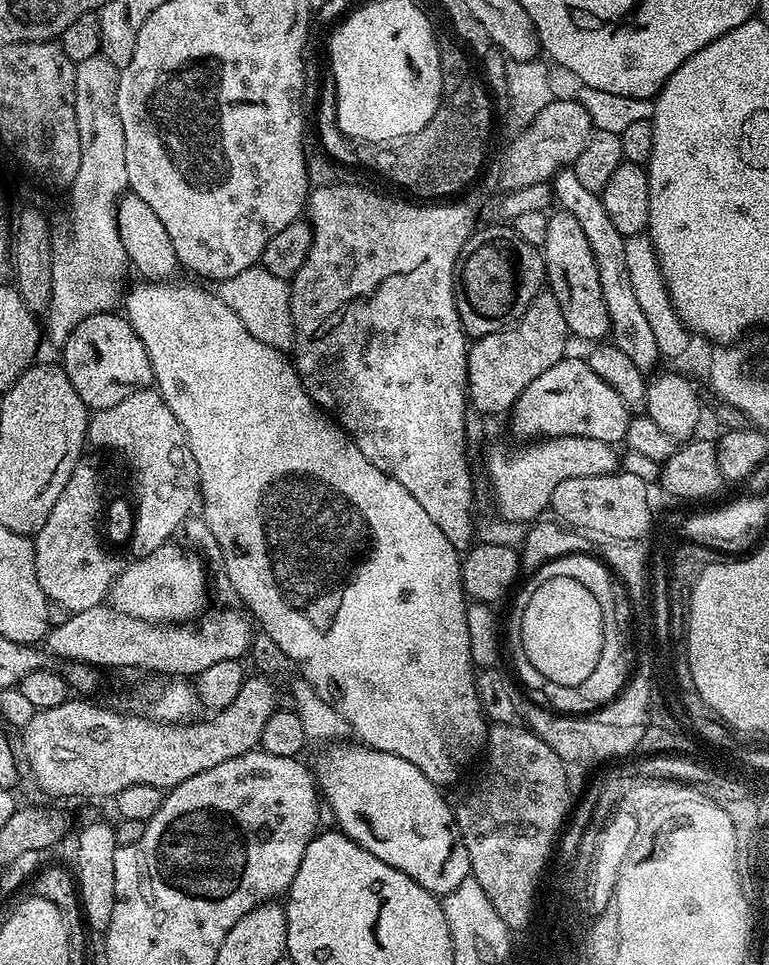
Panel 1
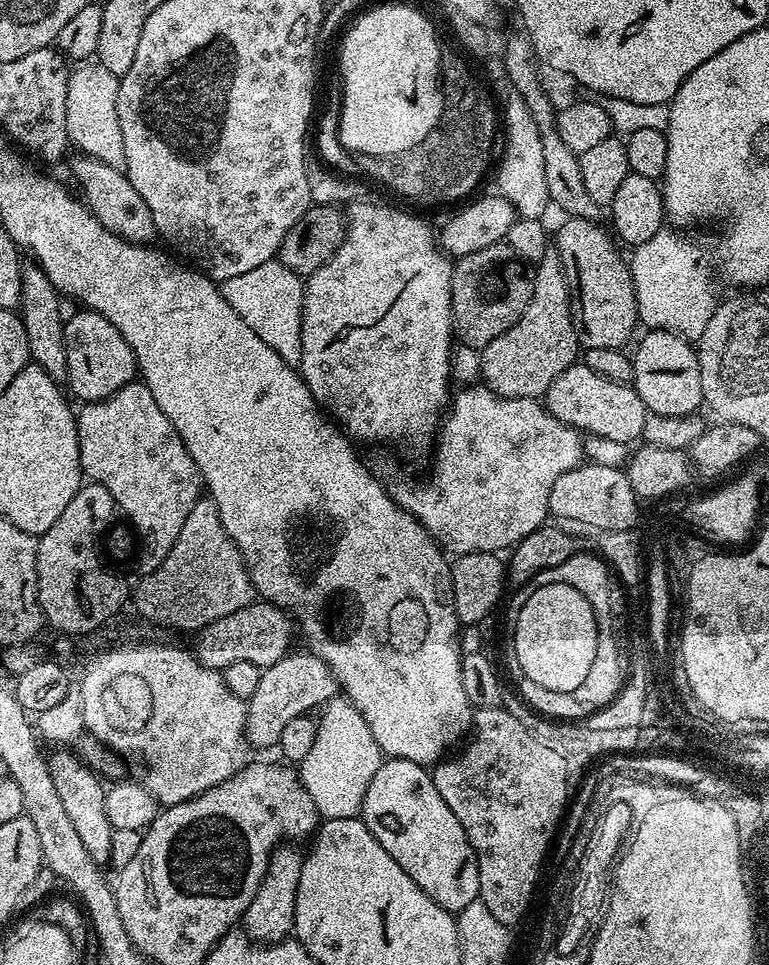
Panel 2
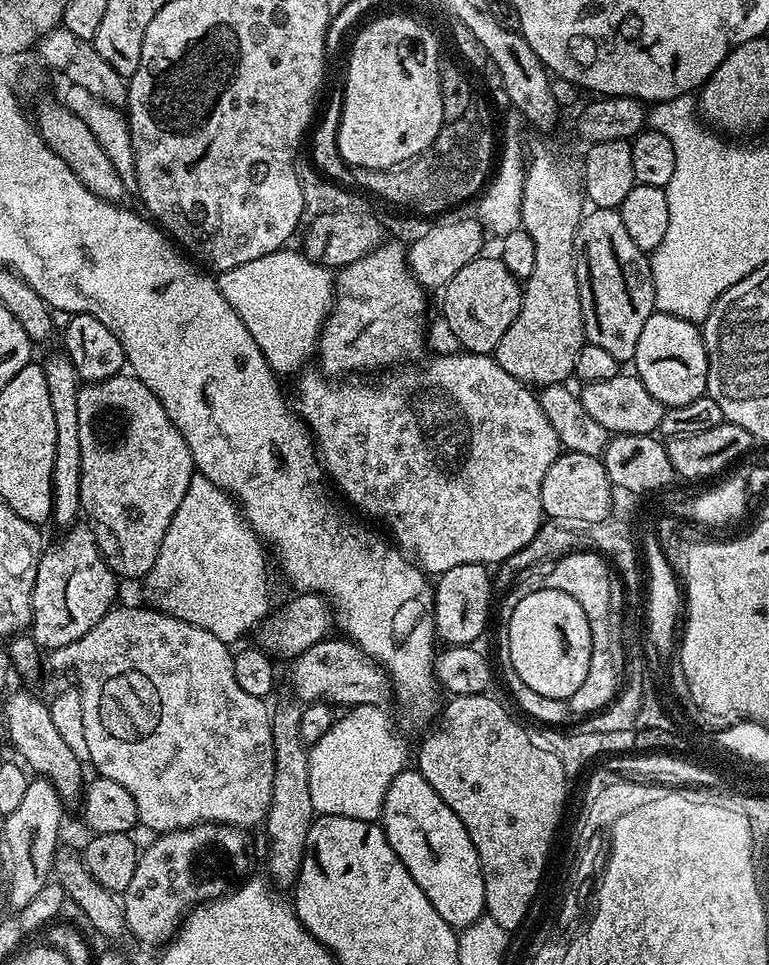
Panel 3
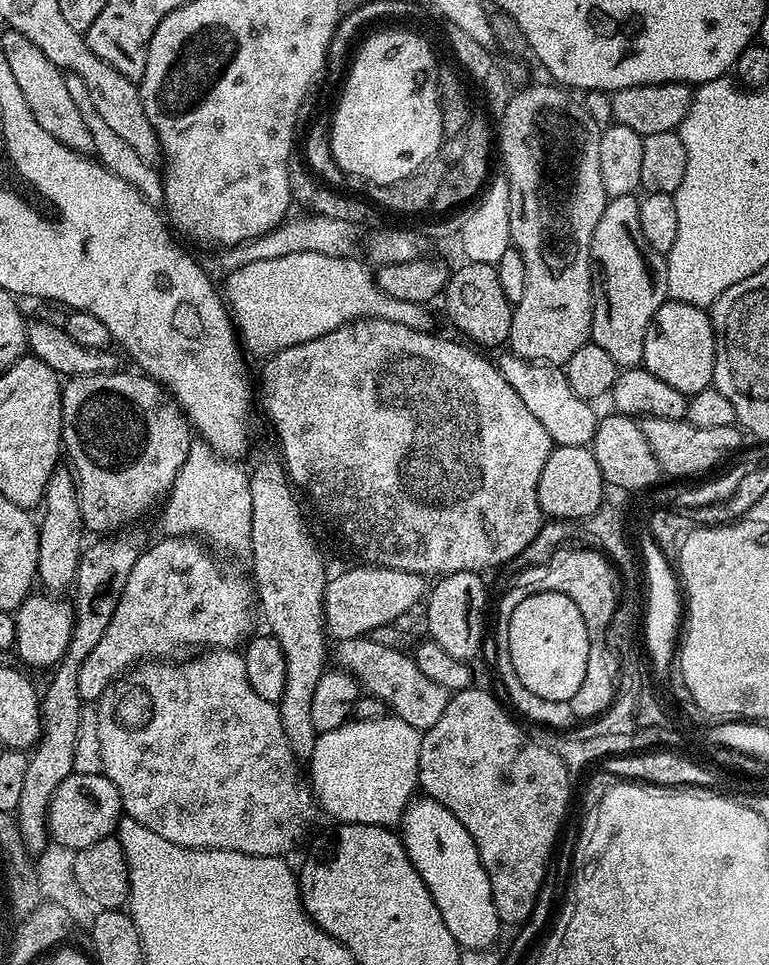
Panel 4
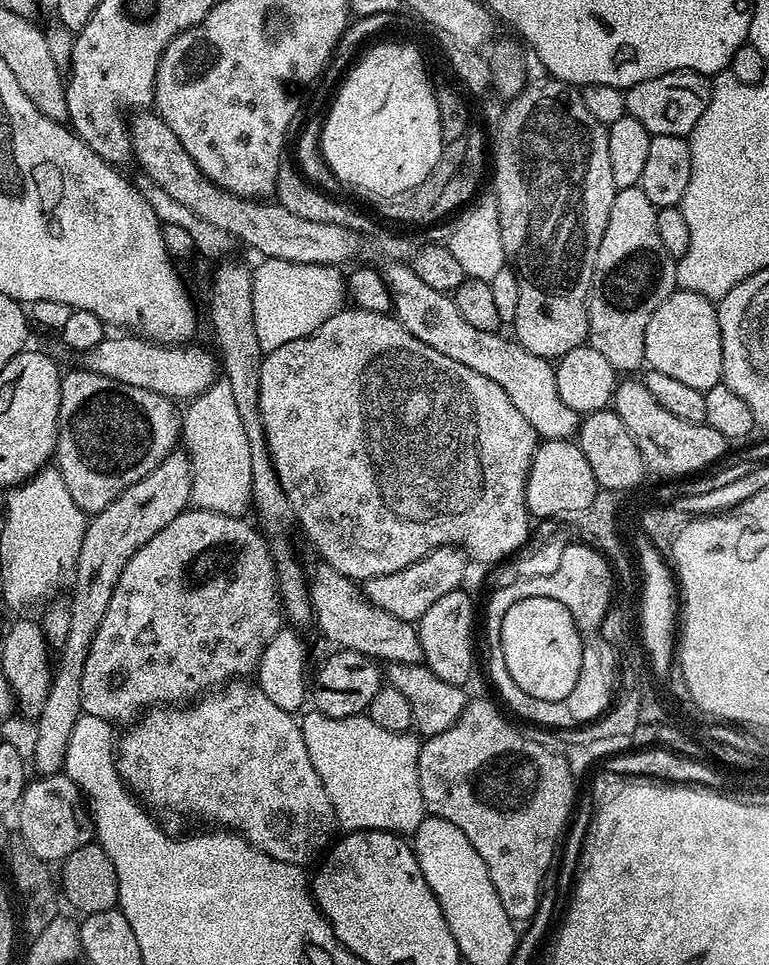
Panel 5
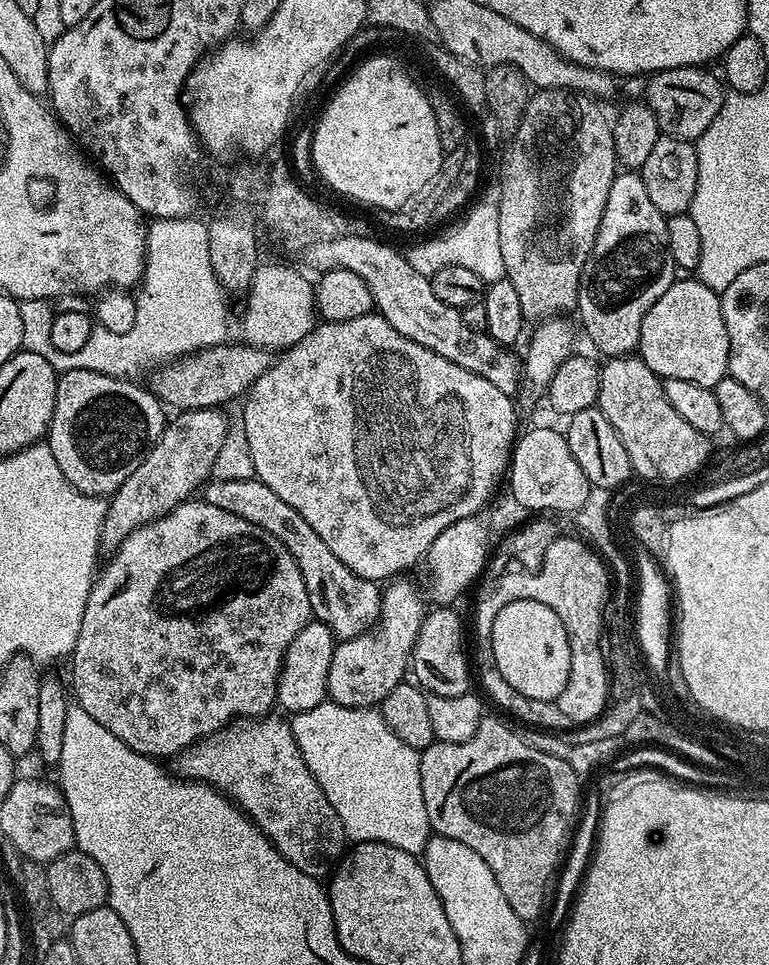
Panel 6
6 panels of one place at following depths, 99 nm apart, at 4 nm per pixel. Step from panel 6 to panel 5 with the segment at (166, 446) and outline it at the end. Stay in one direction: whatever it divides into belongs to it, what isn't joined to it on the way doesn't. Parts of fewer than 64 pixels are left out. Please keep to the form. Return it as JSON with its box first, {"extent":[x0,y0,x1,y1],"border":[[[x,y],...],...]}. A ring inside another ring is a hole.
{"extent":[30,450,191,776],"border":[[[173,450],[157,468],[146,474],[146,478],[138,478],[138,482],[122,490],[122,494],[118,494],[118,498],[114,498],[106,510],[95,513],[89,519],[71,577],[72,600],[69,599],[66,604],[70,614],[70,630],[67,631],[66,644],[58,652],[60,661],[57,664],[55,661],[46,702],[42,702],[42,710],[34,720],[36,741],[32,744],[30,764],[33,769],[37,768],[40,776],[55,776],[64,767],[70,734],[74,734],[74,726],[82,714],[82,666],[86,662],[86,654],[90,652],[90,642],[94,640],[98,626],[102,626],[106,606],[110,606],[110,594],[114,594],[114,586],[118,586],[122,570],[126,570],[126,562],[130,562],[130,558],[134,558],[137,550],[146,546],[146,542],[150,542],[158,530],[174,522],[174,518],[178,518],[178,514],[189,507],[191,476],[188,453]]]}

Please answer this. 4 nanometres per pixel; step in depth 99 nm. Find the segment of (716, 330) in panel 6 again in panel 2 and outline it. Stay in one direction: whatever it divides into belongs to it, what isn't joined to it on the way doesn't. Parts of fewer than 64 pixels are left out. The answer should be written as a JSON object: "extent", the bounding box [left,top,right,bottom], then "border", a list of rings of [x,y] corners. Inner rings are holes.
{"extent":[632,328,704,416],"border":[[[661,328],[643,333],[640,345],[632,357],[632,378],[638,398],[651,414],[681,416],[691,412],[699,413],[704,404],[702,374],[696,357],[696,348],[676,332]]]}

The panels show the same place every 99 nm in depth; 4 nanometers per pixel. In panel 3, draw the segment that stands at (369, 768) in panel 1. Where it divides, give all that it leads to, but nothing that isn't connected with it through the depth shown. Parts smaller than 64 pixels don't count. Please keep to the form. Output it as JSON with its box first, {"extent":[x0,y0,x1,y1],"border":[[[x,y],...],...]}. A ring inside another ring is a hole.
{"extent":[382,770,485,930],"border":[[[419,770],[399,772],[394,782],[390,782],[384,799],[382,827],[394,854],[410,870],[410,878],[422,886],[422,894],[430,898],[434,910],[452,928],[463,930],[485,915],[478,850],[474,850],[474,842],[470,842],[470,834],[466,834],[466,826],[462,826],[458,814],[438,798],[434,786],[426,782]]]}

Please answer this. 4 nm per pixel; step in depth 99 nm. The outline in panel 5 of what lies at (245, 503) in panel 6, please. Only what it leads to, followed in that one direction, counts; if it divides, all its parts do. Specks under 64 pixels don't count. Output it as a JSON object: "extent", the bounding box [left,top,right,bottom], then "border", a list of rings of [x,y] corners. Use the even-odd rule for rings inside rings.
{"extent":[307,562,421,663],"border":[[[323,562],[317,565],[313,572],[311,569],[307,573],[308,597],[312,603],[314,624],[320,627],[321,634],[332,646],[345,652],[361,652],[380,662],[421,663],[420,634],[413,621],[394,618],[394,614],[373,604],[357,581],[338,574],[334,566]]]}

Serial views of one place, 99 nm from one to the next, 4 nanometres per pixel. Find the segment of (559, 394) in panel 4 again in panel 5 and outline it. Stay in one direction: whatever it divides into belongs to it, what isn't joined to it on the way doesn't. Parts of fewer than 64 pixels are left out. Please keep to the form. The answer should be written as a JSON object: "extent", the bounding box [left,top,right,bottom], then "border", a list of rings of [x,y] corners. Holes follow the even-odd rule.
{"extent":[383,260,581,440],"border":[[[388,260],[383,265],[384,280],[388,284],[388,294],[392,298],[392,312],[400,325],[418,342],[426,342],[438,354],[470,366],[477,374],[490,378],[490,382],[502,386],[502,391],[514,402],[514,407],[522,413],[522,418],[530,422],[537,437],[544,440],[571,440],[577,435],[581,413],[570,410],[558,394],[556,370],[551,359],[530,354],[515,338],[508,340],[499,331],[487,332],[470,326],[462,314],[458,314],[455,299],[449,293],[426,286],[418,274],[414,274],[411,263]]]}

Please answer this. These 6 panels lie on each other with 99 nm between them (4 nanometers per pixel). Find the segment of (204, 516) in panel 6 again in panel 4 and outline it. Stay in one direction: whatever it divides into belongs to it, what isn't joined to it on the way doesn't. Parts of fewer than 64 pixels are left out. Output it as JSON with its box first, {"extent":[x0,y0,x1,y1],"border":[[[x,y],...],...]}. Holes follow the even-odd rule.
{"extent":[78,535,254,702],"border":[[[165,535],[157,544],[143,549],[140,557],[126,578],[122,598],[114,606],[114,618],[102,634],[102,642],[90,650],[82,670],[78,670],[78,694],[81,701],[96,702],[112,684],[114,678],[141,663],[143,658],[155,658],[160,662],[173,661],[176,654],[187,648],[192,650],[211,650],[214,648],[239,649],[253,635],[251,628],[254,616],[254,590],[247,579],[236,575],[232,568],[223,568],[210,551],[207,543],[191,536]]]}

